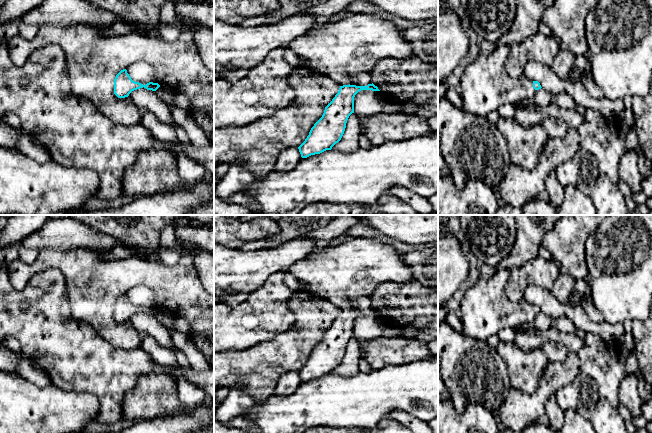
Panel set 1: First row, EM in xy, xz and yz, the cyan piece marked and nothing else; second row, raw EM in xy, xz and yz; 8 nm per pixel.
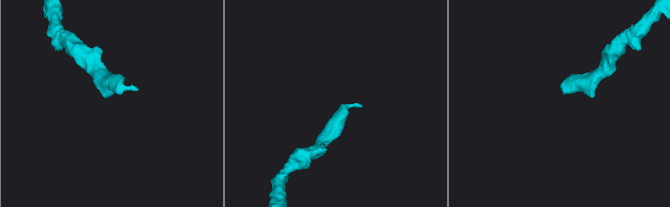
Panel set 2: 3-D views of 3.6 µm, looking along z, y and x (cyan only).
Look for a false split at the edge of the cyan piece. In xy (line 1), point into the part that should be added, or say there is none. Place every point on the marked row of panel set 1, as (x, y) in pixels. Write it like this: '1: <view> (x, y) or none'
1: none

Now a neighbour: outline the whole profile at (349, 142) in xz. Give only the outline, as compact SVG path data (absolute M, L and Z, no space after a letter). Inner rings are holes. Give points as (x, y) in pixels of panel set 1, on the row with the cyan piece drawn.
M352 113L346 123L346 128L341 140L336 143L332 150L336 152L353 152L359 148L361 136L361 124L355 113Z

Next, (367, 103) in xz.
M361 90L354 97L354 113L361 124L361 135L365 135L364 120L383 112L387 98L381 91Z

